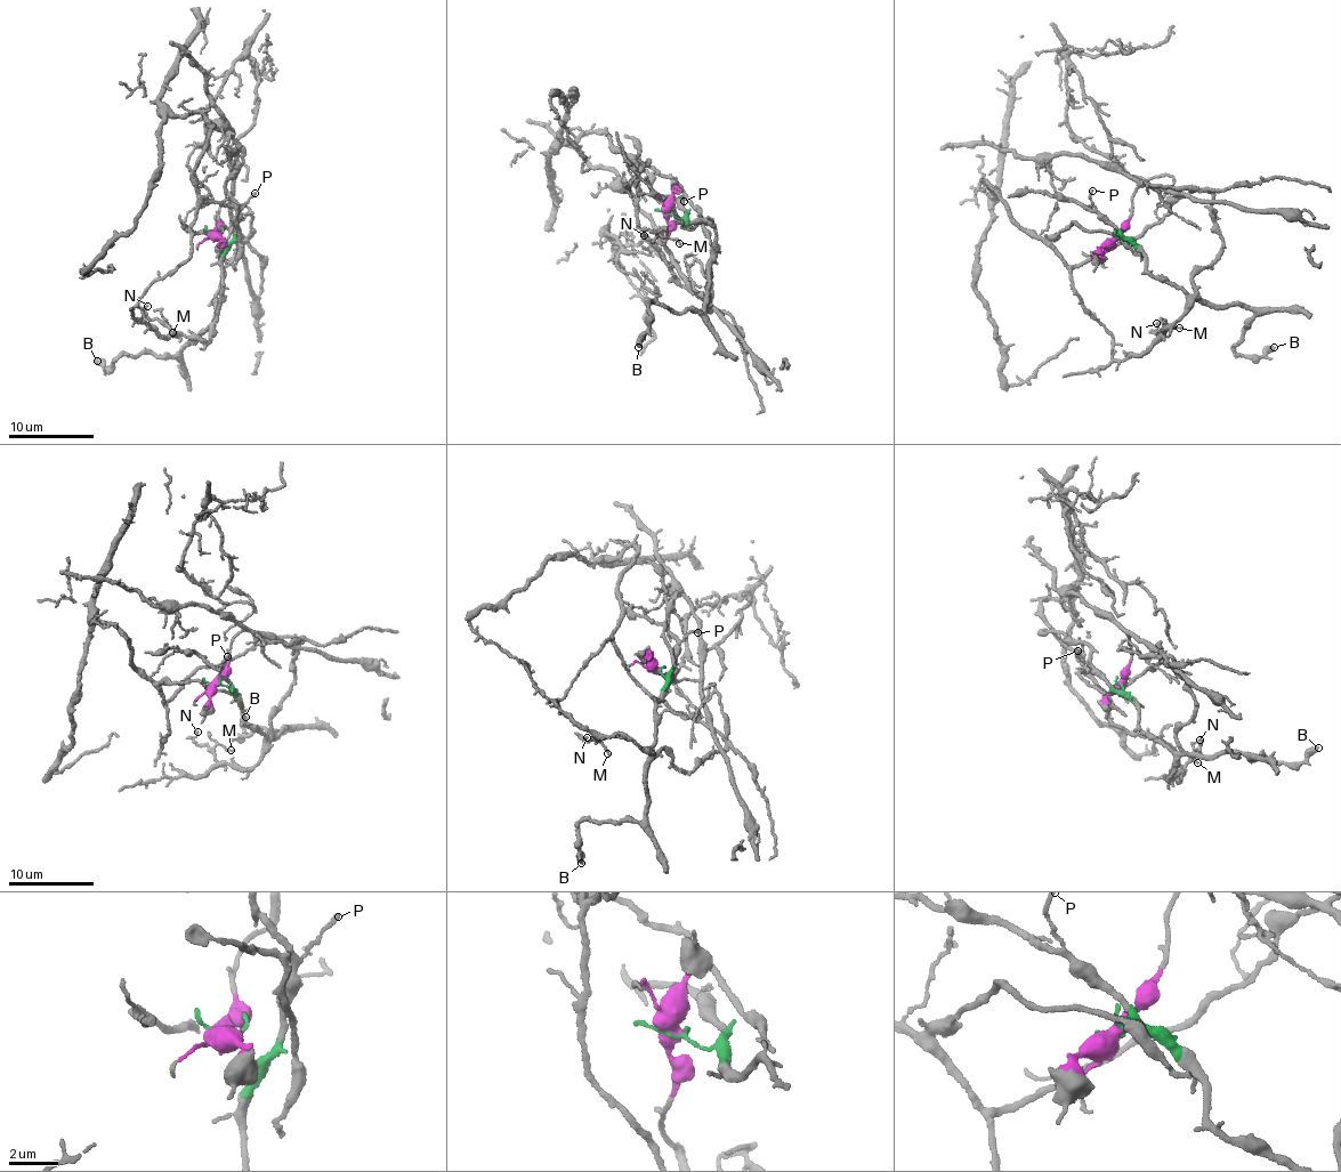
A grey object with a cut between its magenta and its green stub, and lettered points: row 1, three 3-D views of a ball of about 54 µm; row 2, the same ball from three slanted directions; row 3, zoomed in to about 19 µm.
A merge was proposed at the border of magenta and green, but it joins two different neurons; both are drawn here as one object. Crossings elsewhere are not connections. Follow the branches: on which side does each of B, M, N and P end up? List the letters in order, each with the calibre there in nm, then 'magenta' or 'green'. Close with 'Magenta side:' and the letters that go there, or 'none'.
B: 440 nm | green
M: 140 nm | green
N: 130 nm | green
P: 170 nm | green
Magenta side: none

